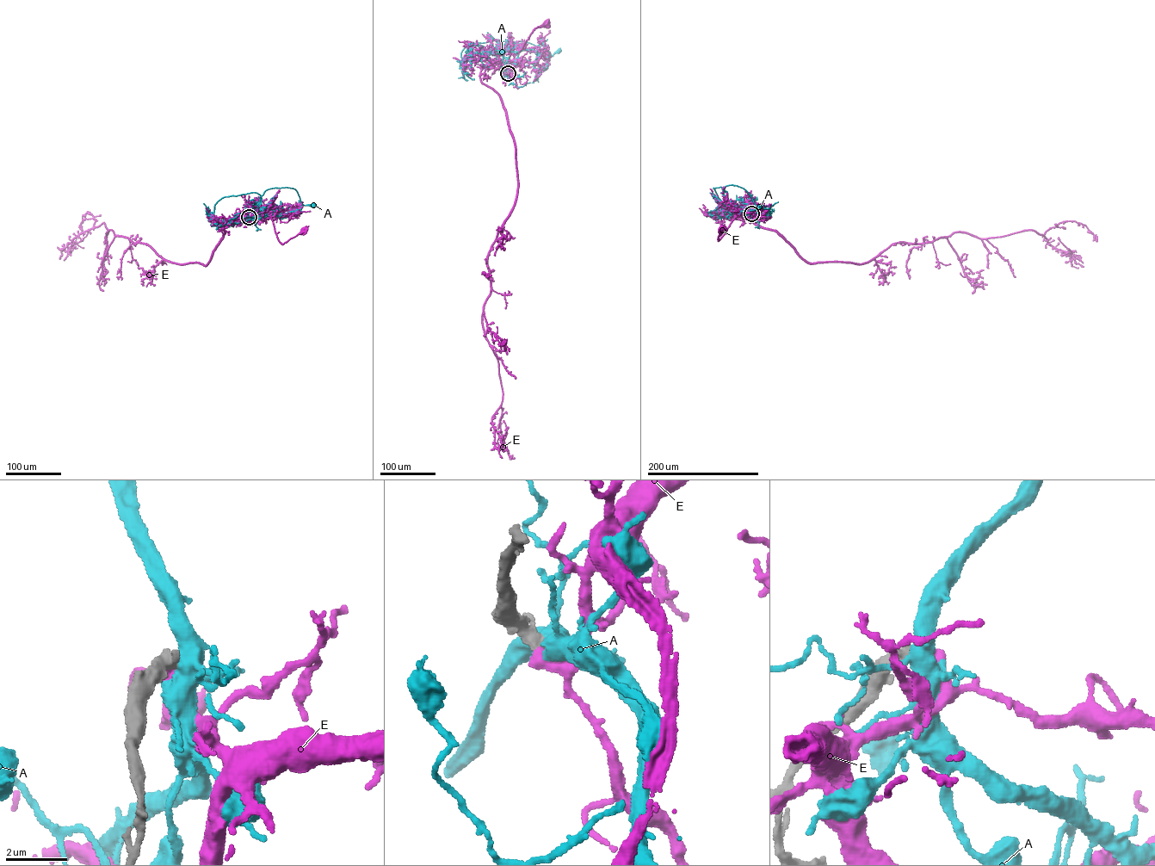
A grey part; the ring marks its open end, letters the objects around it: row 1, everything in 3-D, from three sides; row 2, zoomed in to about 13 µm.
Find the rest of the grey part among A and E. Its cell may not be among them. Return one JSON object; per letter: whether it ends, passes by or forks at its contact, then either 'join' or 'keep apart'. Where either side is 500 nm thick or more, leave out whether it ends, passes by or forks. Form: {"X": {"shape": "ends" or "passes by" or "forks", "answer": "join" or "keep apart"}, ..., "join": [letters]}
{"A": {"answer": "keep apart"}, "E": {"answer": "join"}, "join": ["E"]}

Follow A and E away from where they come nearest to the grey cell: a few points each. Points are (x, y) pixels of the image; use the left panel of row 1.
A: (249, 217), (247, 207), (257, 216), (261, 196), (273, 188), (294, 188), (302, 204), (312, 205)
E: (249, 217), (255, 219), (262, 213), (270, 216), (276, 235), (282, 244), (304, 229)

